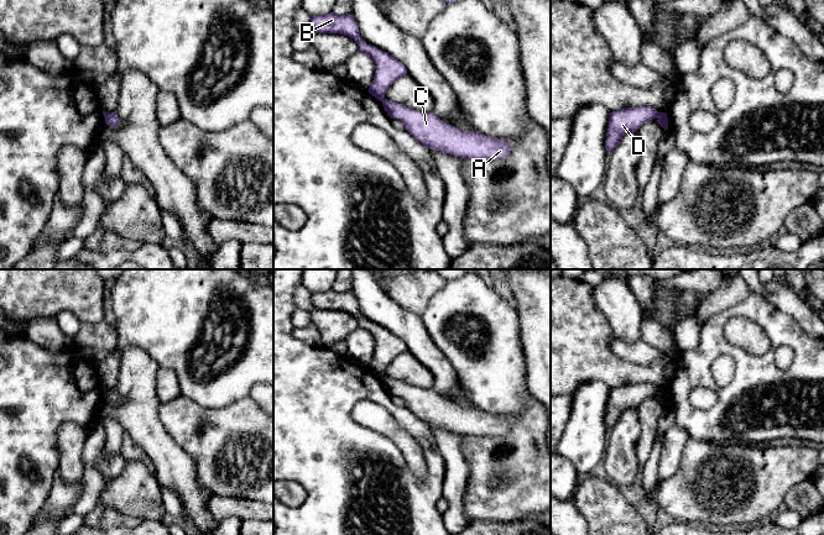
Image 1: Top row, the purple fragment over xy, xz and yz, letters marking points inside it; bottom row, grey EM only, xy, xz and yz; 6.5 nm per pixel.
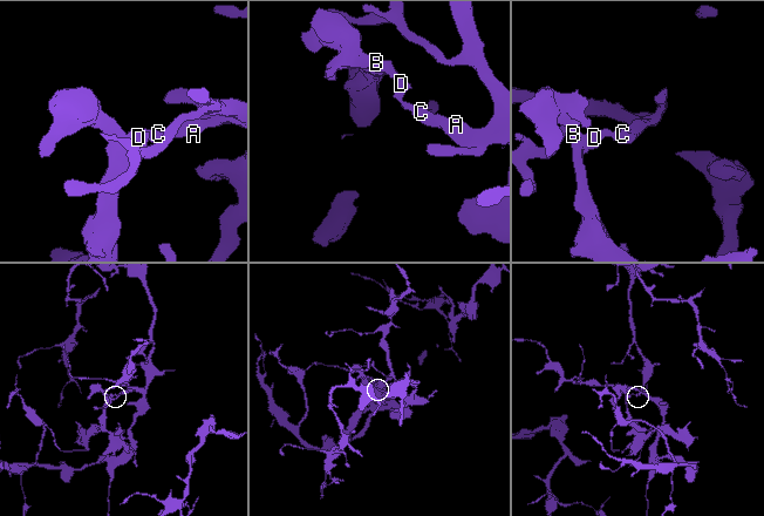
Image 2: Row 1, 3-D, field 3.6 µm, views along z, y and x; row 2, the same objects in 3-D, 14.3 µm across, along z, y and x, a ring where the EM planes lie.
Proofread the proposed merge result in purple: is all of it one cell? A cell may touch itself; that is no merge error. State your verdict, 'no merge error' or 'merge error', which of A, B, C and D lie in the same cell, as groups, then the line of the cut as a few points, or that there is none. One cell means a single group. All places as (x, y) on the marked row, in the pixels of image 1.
merge error | A C / B D | yz (660, 113), (656, 117)

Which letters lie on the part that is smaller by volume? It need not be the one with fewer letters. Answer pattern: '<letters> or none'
B, D

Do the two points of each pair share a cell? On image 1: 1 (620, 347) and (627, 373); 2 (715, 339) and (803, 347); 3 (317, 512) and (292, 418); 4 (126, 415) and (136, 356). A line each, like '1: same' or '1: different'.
1: different
2: same
3: same
4: same

